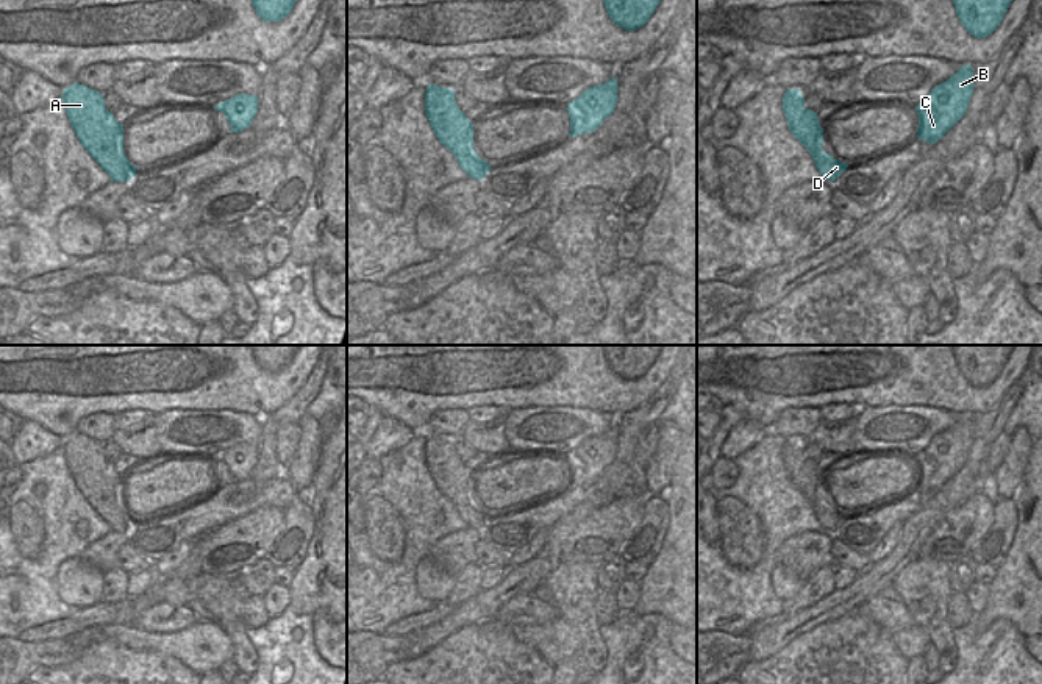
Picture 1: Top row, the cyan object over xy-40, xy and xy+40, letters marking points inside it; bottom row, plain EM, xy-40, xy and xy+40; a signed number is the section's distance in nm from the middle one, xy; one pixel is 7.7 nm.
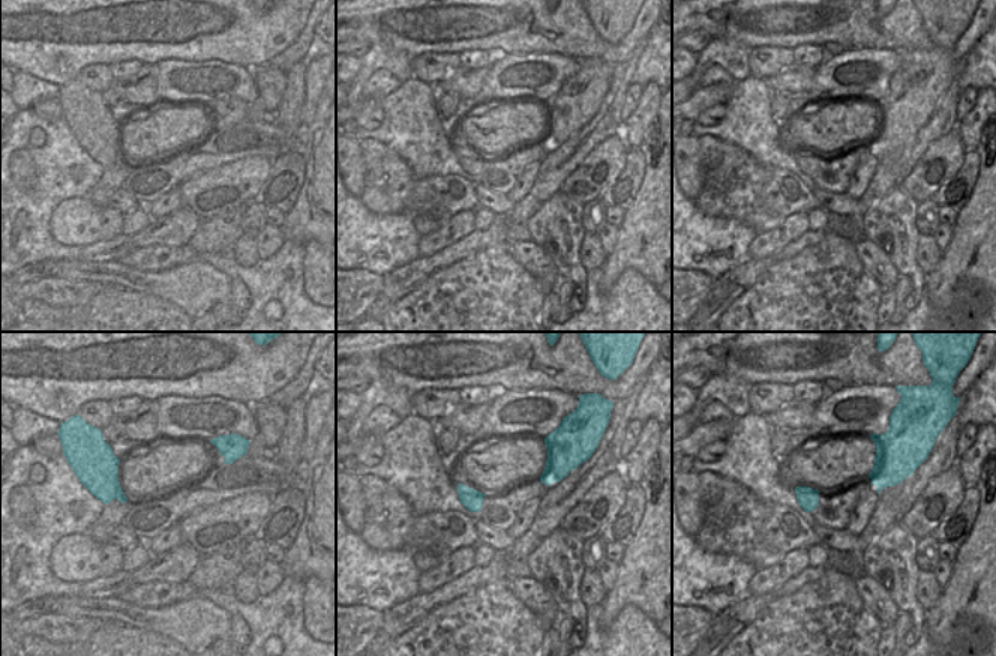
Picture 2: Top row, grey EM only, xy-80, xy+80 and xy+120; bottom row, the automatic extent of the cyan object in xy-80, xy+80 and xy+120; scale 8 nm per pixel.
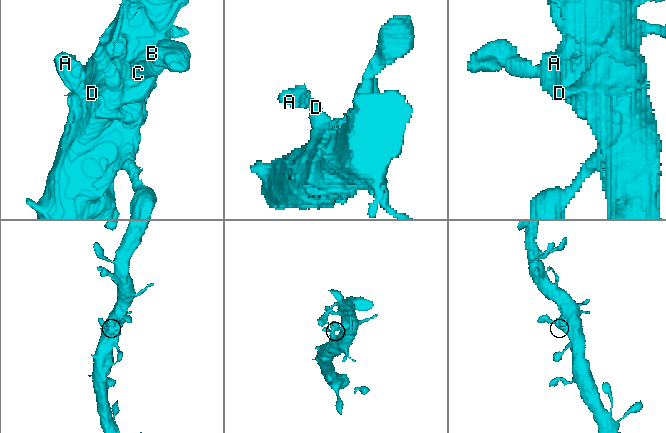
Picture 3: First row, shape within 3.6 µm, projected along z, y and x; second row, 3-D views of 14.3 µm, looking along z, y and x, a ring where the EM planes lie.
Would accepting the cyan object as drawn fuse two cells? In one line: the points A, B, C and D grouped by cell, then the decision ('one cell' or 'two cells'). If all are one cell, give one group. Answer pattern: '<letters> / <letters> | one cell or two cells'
A B C D | one cell

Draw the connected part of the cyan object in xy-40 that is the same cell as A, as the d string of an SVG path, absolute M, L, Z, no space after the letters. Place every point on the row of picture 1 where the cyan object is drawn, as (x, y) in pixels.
M73 83L62 95L69 122L86 151L111 176L111 181L128 181L137 169L123 151L123 125L106 109L100 92Z

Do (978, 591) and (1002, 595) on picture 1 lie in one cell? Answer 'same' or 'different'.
different

